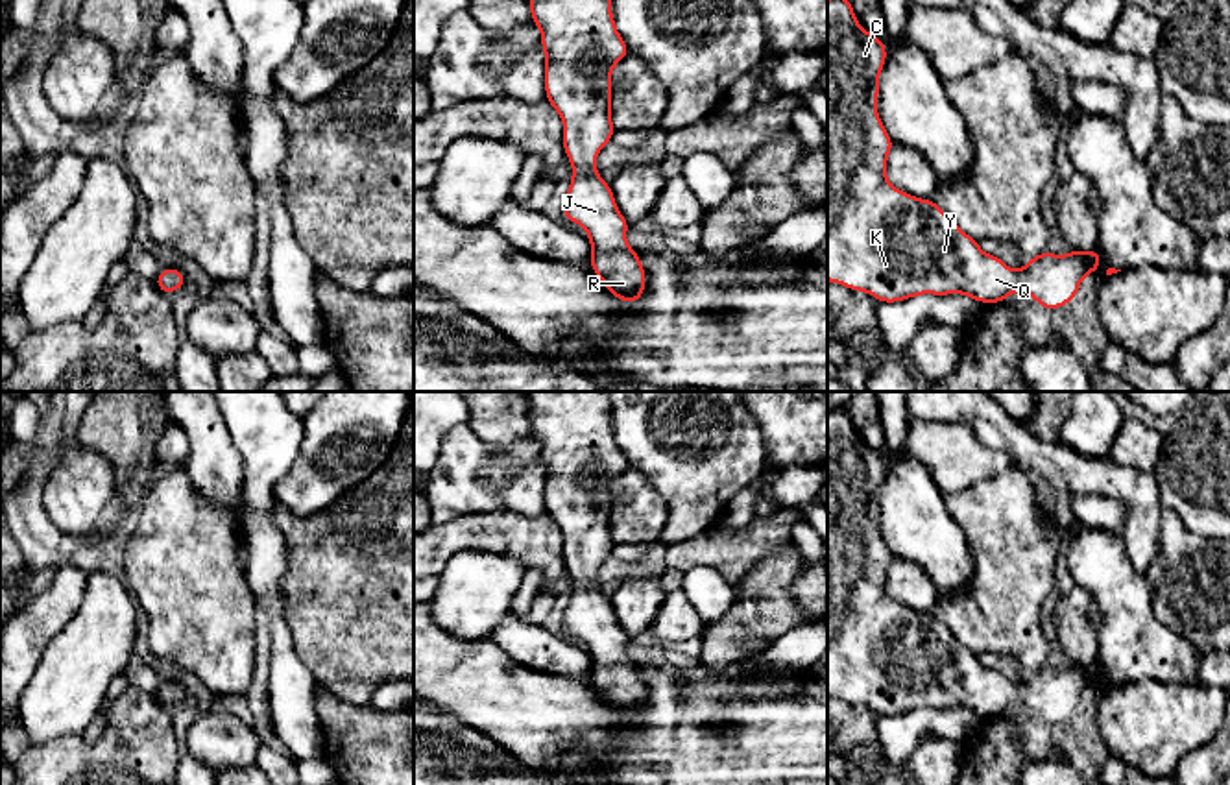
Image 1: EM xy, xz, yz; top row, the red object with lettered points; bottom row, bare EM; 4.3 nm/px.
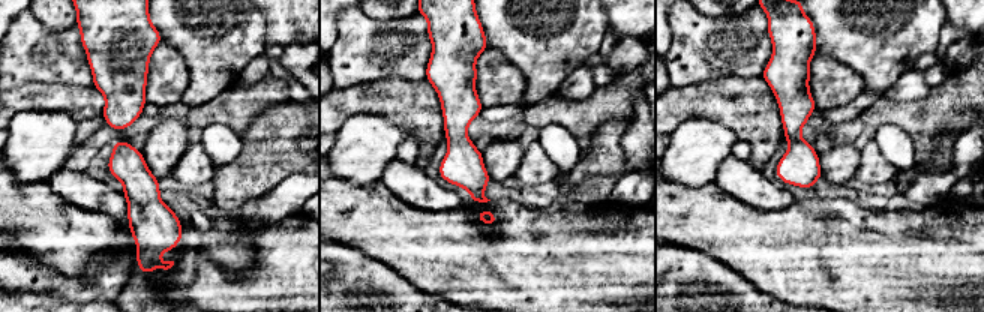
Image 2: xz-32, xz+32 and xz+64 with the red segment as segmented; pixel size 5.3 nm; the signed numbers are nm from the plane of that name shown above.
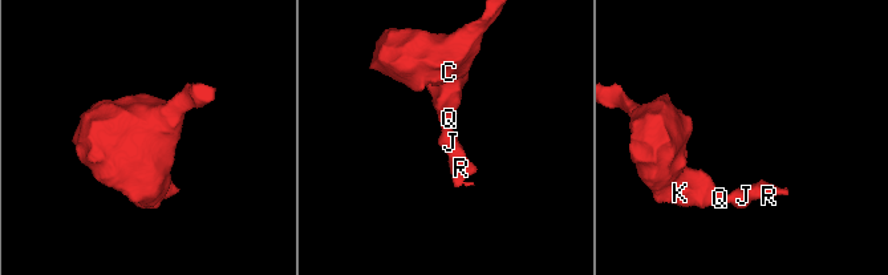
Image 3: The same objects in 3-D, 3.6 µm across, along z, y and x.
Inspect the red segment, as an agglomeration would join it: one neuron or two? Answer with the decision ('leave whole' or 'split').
leave whole

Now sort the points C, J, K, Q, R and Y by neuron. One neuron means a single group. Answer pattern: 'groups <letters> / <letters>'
groups C J K Q R Y

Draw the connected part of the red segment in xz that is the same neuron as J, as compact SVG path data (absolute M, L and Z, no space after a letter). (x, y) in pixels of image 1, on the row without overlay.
M525 392L532 436L541 443L545 467L547 515L563 536L563 563L573 580L563 611L563 628L582 639L591 656L591 682L606 704L632 717L643 711L646 687L635 663L626 656L630 637L621 628L611 598L595 582L600 563L611 554L611 484L628 469L628 460L615 441L611 403L606 392Z

